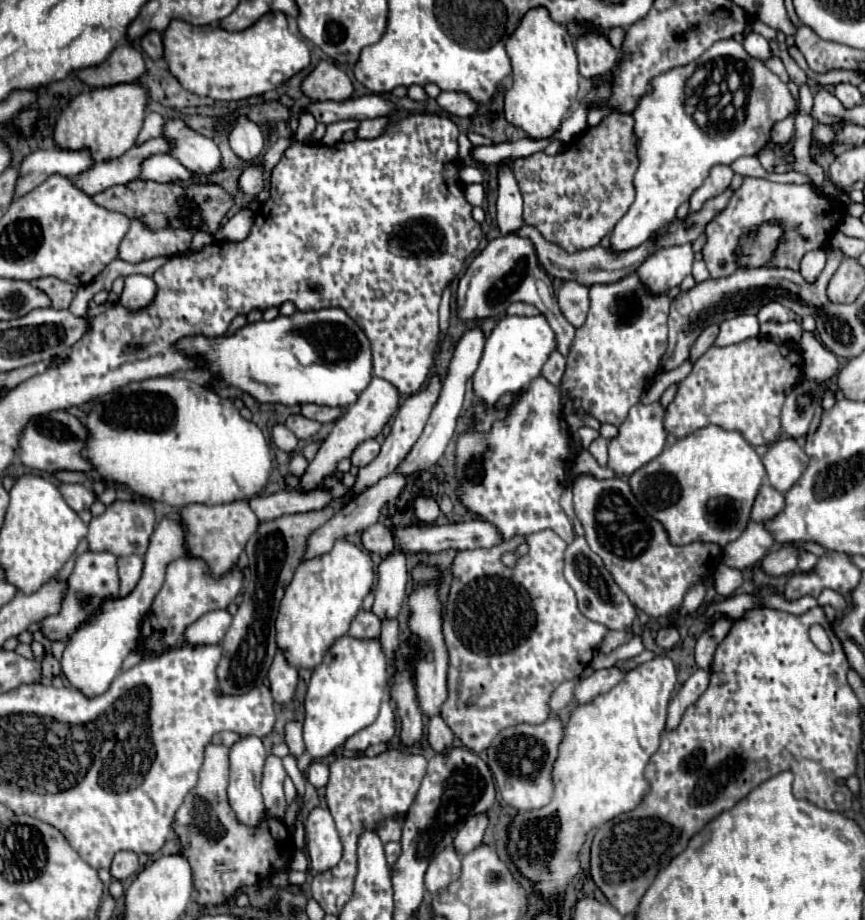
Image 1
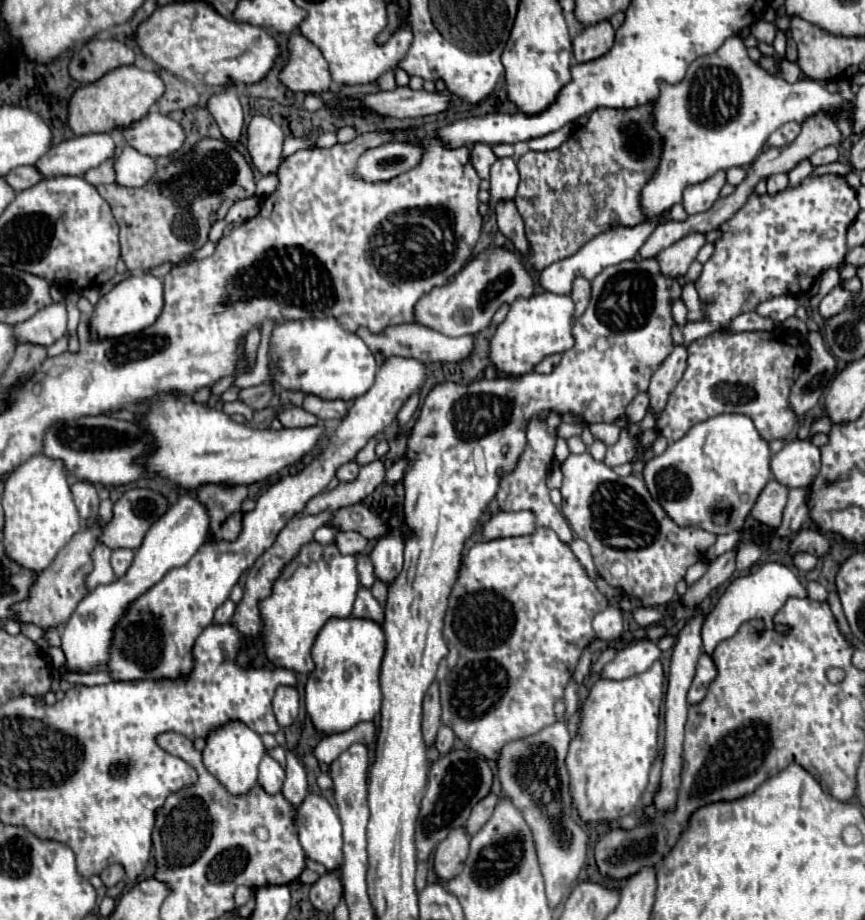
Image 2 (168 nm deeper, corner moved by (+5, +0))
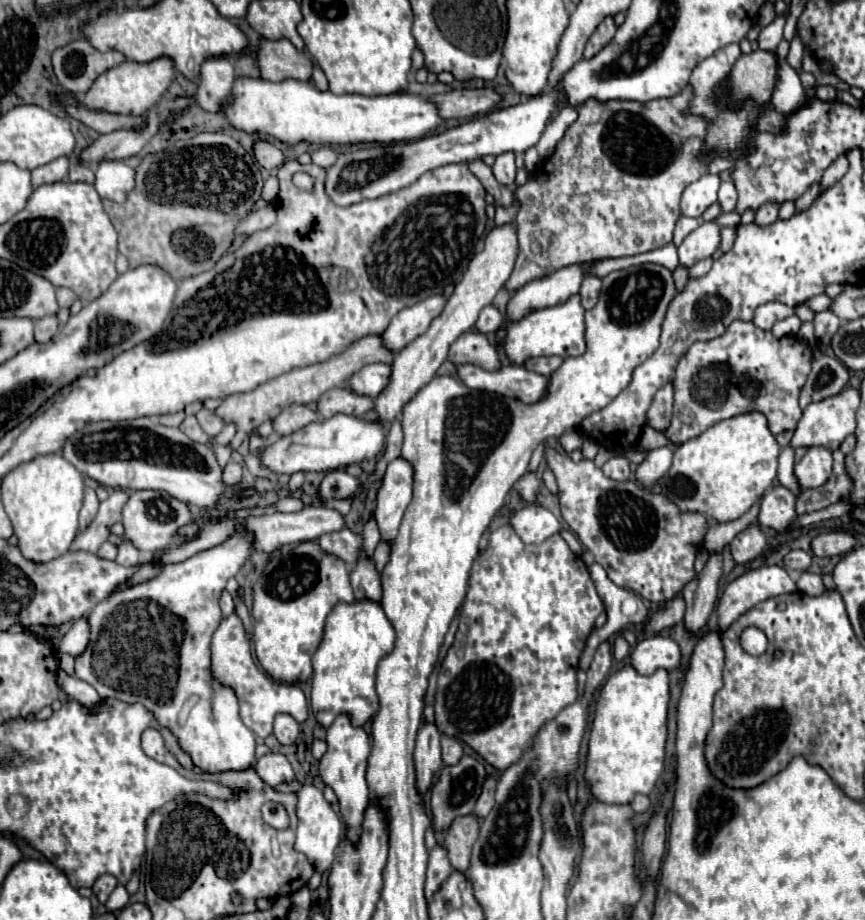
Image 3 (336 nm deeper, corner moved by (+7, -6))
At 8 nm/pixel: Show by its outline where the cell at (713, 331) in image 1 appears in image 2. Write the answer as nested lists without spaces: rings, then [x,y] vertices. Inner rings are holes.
[[[674,346],[672,354],[660,364],[660,368],[652,374],[648,396],[650,396],[650,410],[654,418],[658,418],[668,402],[670,392],[680,382],[686,370],[686,346]]]

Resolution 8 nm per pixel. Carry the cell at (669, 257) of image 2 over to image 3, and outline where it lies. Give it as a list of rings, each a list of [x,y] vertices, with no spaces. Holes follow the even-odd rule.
[[[702,222],[686,240],[678,246],[680,266],[690,268],[702,258],[710,258],[720,244],[720,226],[714,222]]]

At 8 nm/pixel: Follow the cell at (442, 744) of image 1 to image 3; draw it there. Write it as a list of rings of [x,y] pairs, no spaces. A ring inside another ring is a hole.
[[[442,736],[442,760],[444,764],[456,764],[462,758],[462,746],[456,738]]]

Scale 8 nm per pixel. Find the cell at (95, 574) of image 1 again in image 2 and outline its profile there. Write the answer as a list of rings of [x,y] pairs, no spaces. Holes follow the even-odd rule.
[[[98,544],[94,550],[94,570],[86,578],[88,588],[96,588],[98,584],[110,584],[114,580],[114,572],[110,568],[112,550],[106,544]]]

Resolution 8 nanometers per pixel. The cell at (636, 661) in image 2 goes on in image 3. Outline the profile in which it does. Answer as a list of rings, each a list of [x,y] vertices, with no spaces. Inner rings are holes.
[[[650,636],[636,644],[630,664],[638,674],[652,674],[658,668],[672,670],[680,666],[680,648],[670,638]]]

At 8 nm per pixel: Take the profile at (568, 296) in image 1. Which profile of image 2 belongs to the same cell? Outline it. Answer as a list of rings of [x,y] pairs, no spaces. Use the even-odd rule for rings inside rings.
[[[586,278],[574,280],[574,292],[570,296],[572,296],[574,304],[576,304],[574,318],[578,318],[578,316],[582,316],[582,312],[586,310],[588,302],[590,302],[590,282]]]

